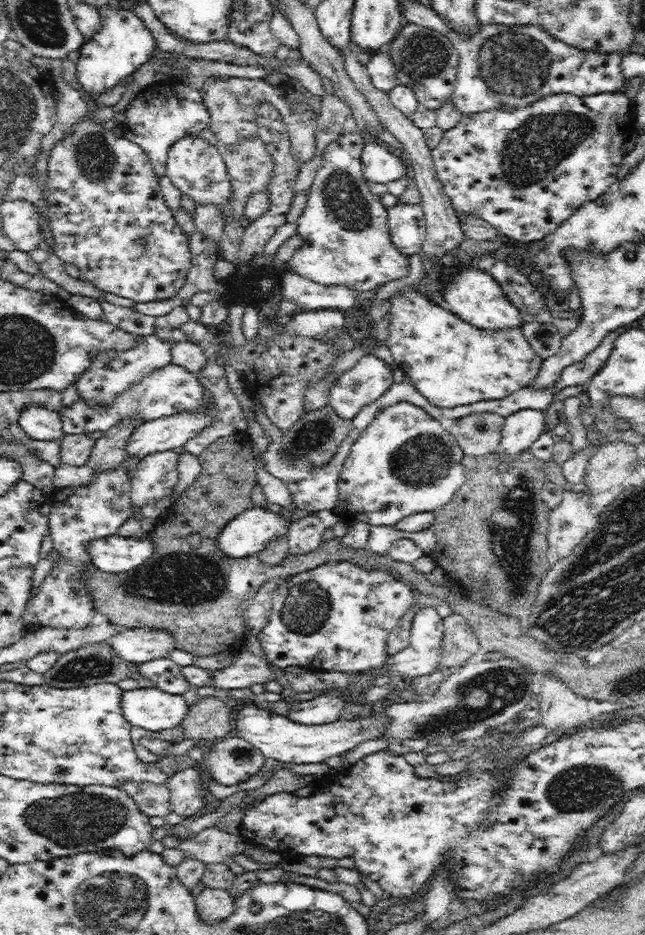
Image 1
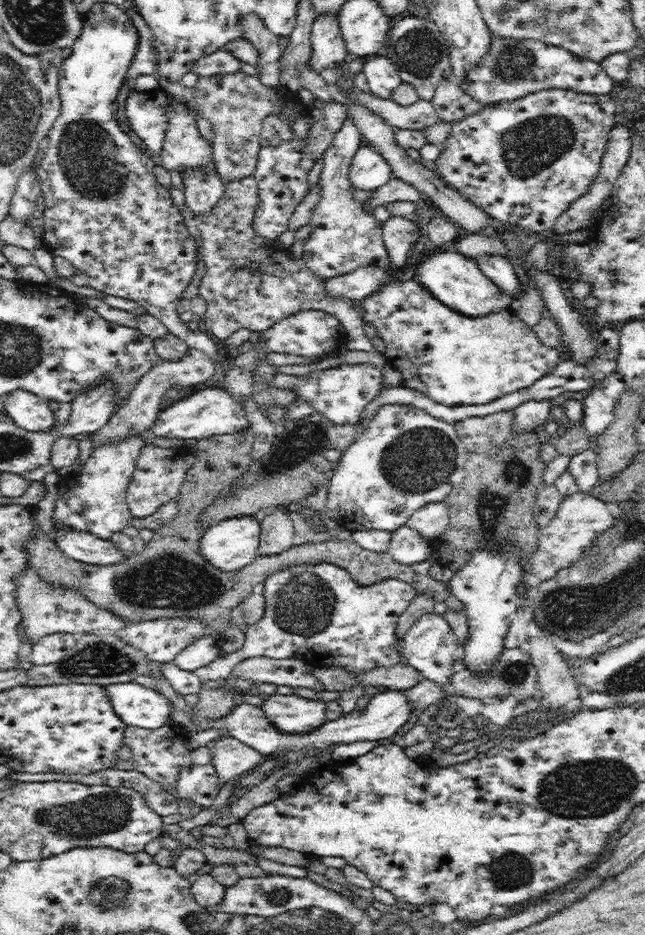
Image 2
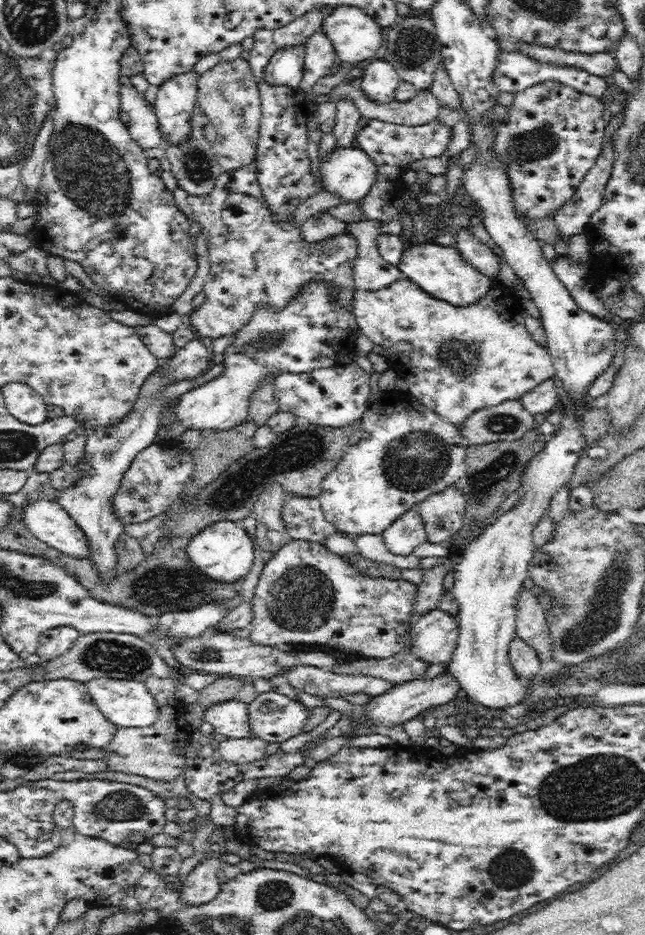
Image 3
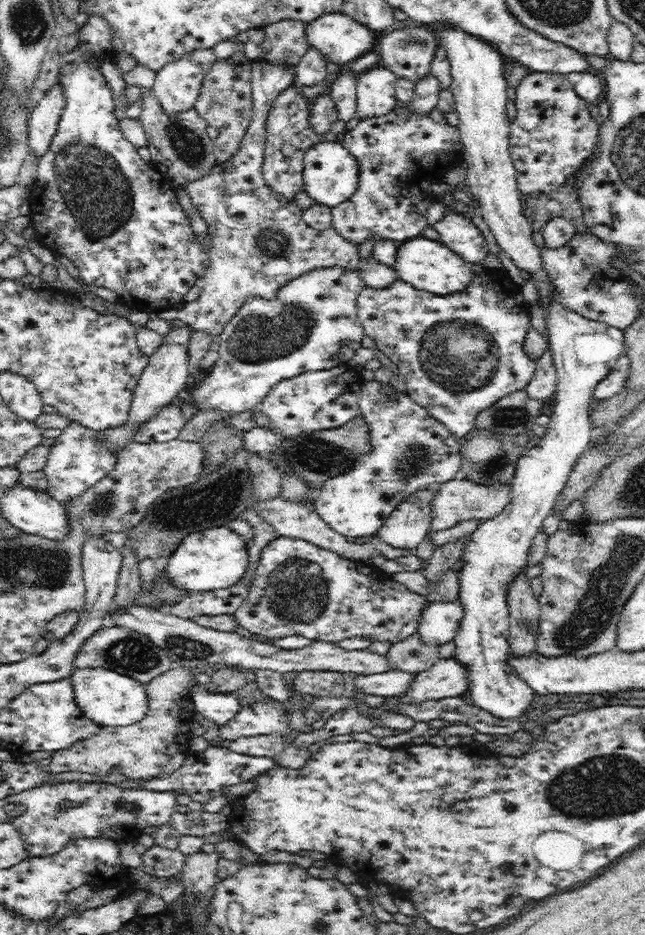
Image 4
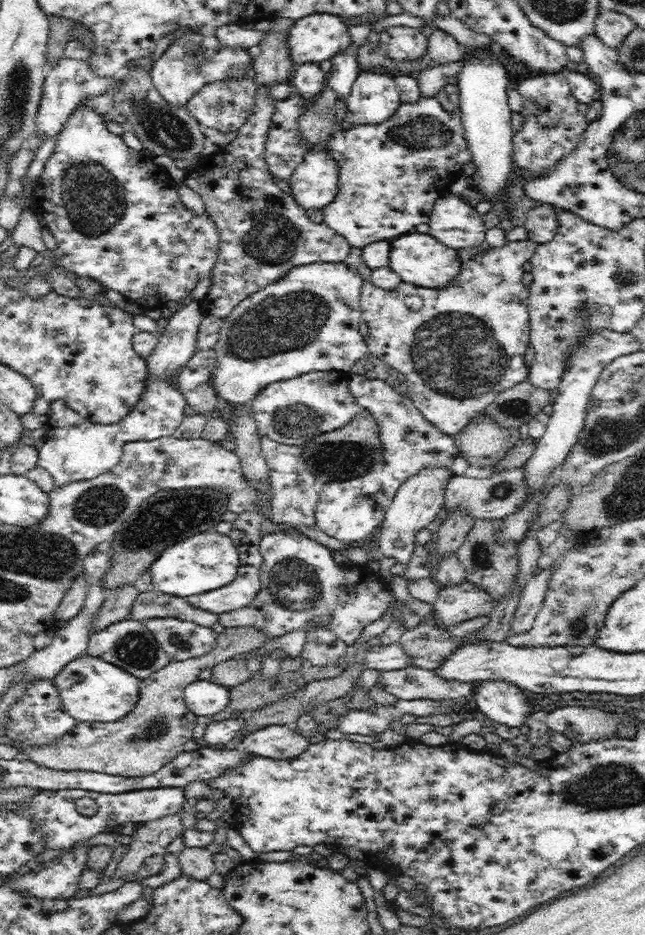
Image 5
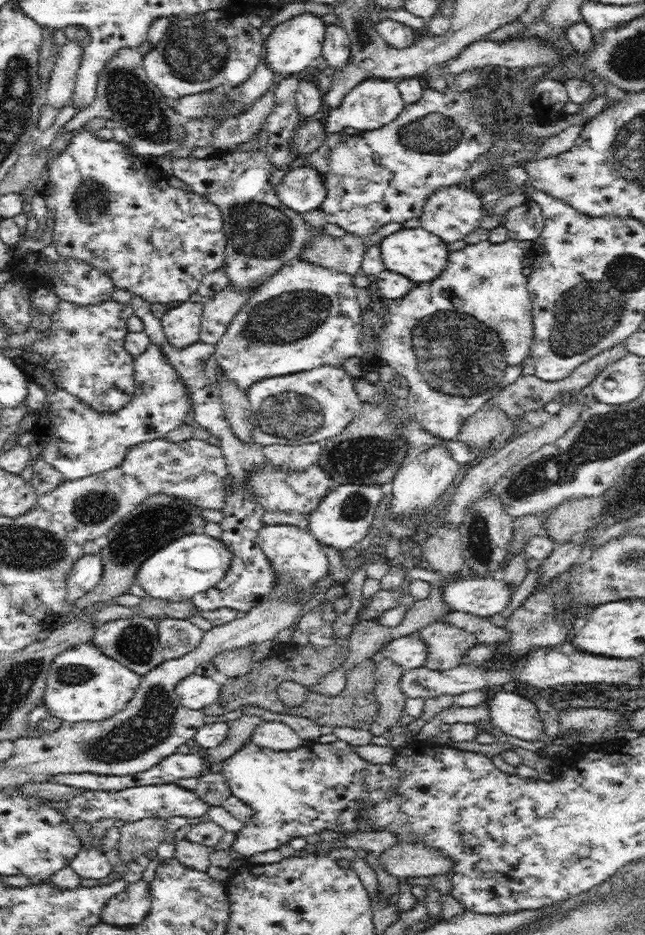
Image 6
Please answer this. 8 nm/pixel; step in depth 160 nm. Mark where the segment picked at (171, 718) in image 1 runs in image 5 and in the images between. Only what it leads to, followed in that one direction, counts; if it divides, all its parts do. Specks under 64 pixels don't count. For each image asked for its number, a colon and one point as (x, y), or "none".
2: (136, 706)
3: (125, 703)
4: (105, 697)
5: (90, 688)

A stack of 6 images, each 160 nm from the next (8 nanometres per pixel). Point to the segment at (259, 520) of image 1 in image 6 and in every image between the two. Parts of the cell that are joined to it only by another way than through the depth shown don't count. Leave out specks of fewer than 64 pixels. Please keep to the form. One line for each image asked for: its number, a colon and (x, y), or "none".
2: (230, 545)
3: (222, 552)
4: (215, 558)
5: (204, 562)
6: (194, 562)

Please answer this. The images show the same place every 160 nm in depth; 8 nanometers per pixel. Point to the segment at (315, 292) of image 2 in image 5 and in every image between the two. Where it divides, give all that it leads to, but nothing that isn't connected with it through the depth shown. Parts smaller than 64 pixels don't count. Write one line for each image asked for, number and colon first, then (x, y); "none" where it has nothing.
3: (256, 256)
4: (260, 241)
5: (263, 232)

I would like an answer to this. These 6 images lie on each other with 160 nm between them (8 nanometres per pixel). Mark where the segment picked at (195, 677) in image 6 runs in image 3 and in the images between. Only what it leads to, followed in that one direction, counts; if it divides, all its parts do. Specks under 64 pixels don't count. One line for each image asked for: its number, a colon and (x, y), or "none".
3: (228, 717)
4: (219, 707)
5: (203, 696)

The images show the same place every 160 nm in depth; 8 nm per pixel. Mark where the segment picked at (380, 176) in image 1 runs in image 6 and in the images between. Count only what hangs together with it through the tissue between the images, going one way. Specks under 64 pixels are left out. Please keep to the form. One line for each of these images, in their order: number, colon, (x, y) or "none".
2: (368, 170)
3: (346, 172)
4: (329, 172)
5: (313, 184)
6: (301, 190)

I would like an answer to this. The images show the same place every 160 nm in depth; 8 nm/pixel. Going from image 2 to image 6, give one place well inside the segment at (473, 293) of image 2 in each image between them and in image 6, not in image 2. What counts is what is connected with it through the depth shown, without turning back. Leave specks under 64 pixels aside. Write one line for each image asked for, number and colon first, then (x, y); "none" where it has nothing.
3: (441, 270)
4: (427, 264)
5: (421, 259)
6: (416, 253)

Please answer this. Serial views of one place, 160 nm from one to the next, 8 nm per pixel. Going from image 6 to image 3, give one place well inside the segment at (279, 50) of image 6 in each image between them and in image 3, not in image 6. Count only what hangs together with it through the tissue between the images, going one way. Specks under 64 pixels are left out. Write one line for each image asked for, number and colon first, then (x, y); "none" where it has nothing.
3: (355, 37)
4: (339, 39)
5: (315, 37)

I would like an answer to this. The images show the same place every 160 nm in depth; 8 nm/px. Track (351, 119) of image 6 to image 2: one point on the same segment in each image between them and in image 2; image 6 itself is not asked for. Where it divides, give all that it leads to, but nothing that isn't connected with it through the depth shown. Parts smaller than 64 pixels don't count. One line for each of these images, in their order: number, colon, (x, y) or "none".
2: (381, 76)
3: (379, 81)
4: (375, 96)
5: (374, 97)

